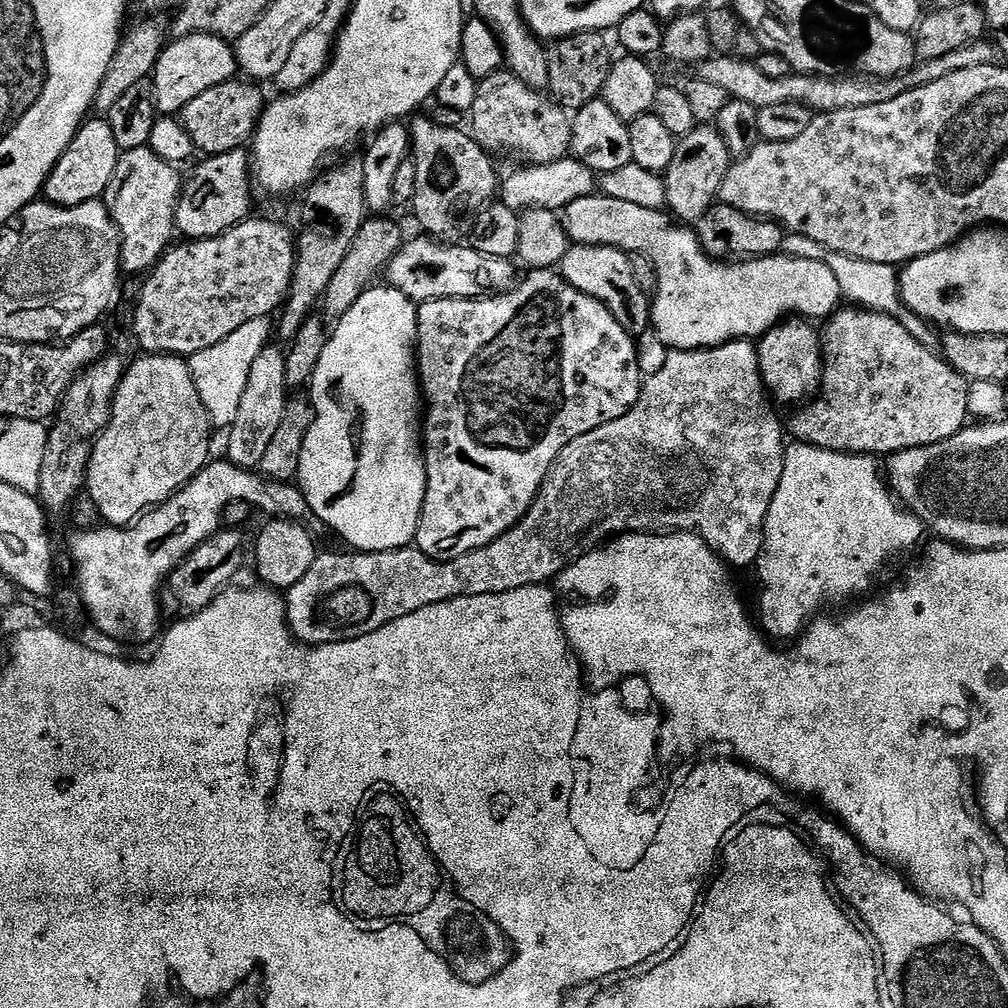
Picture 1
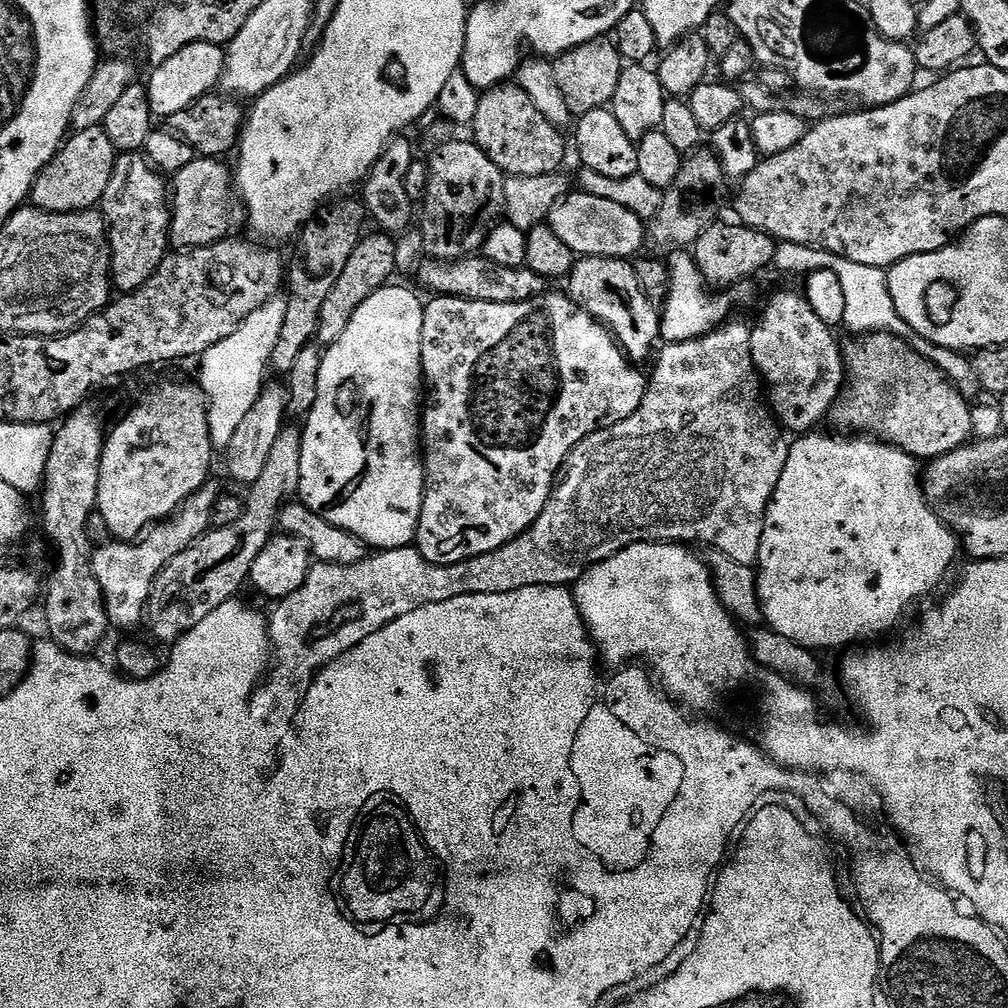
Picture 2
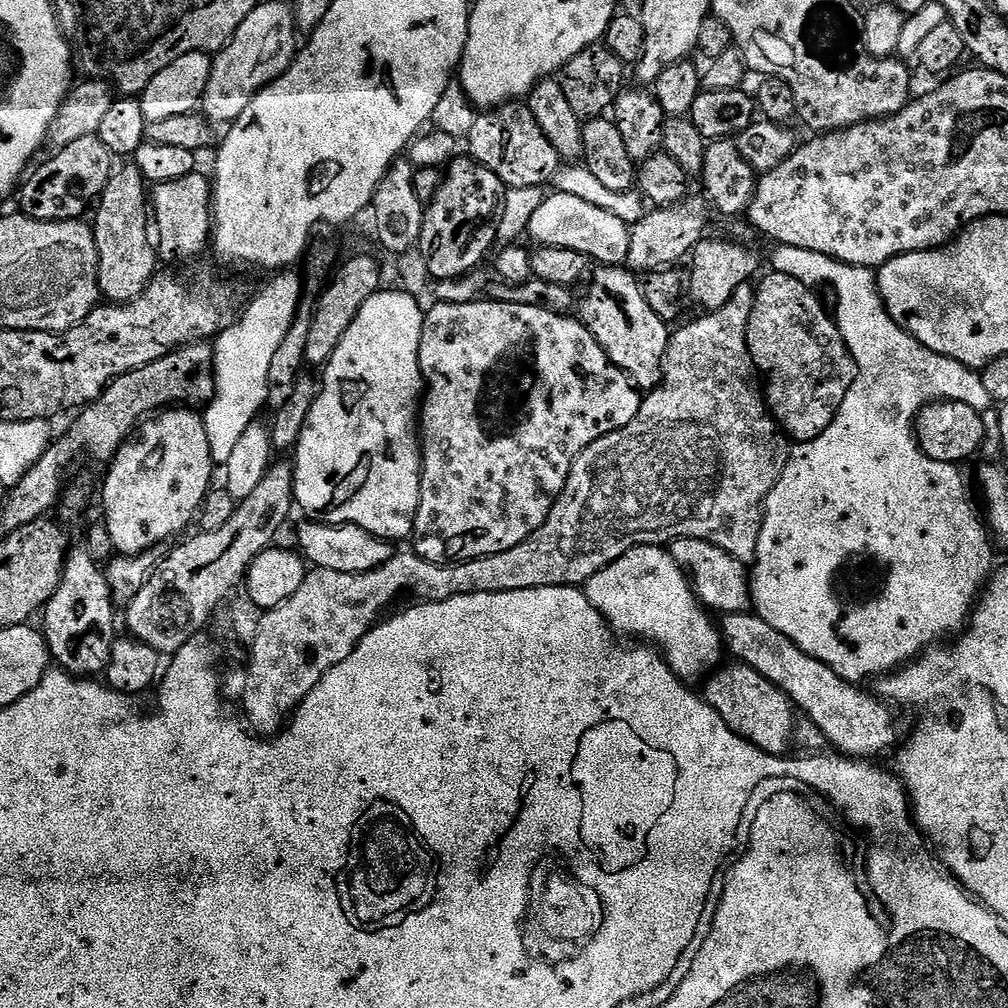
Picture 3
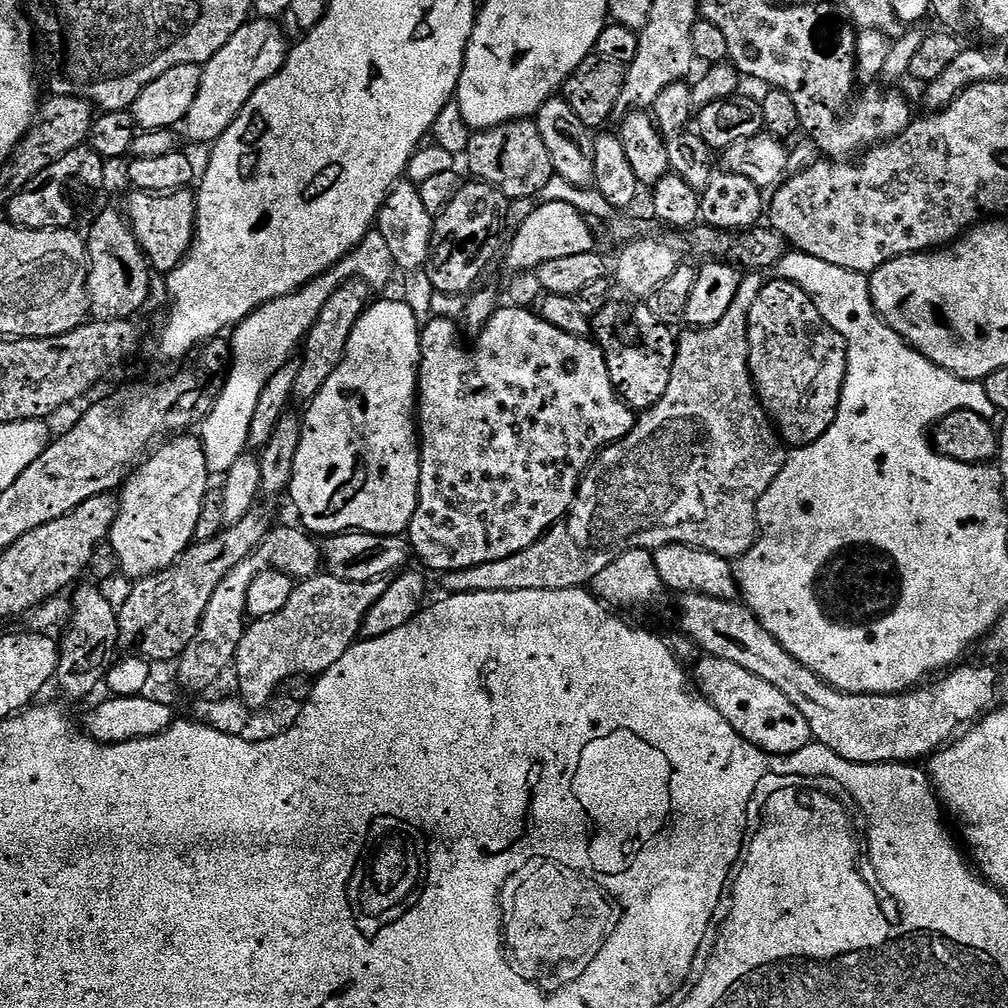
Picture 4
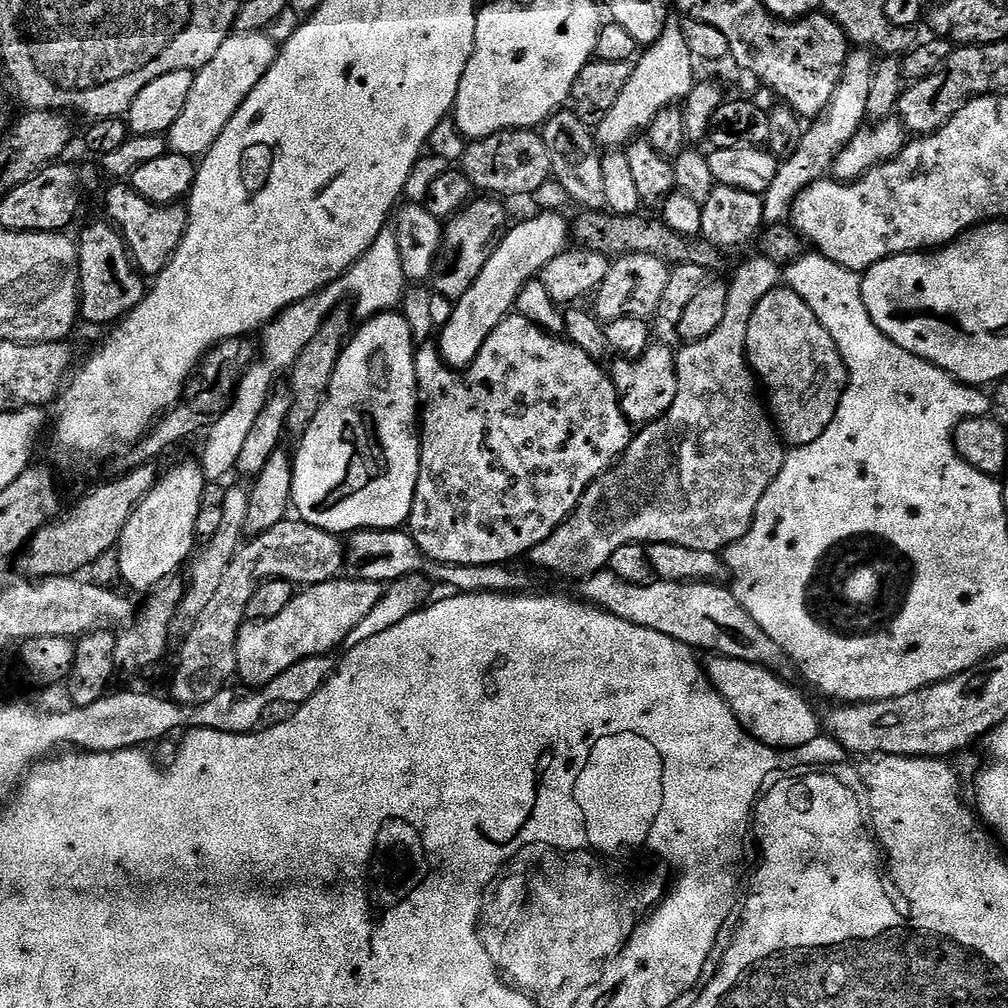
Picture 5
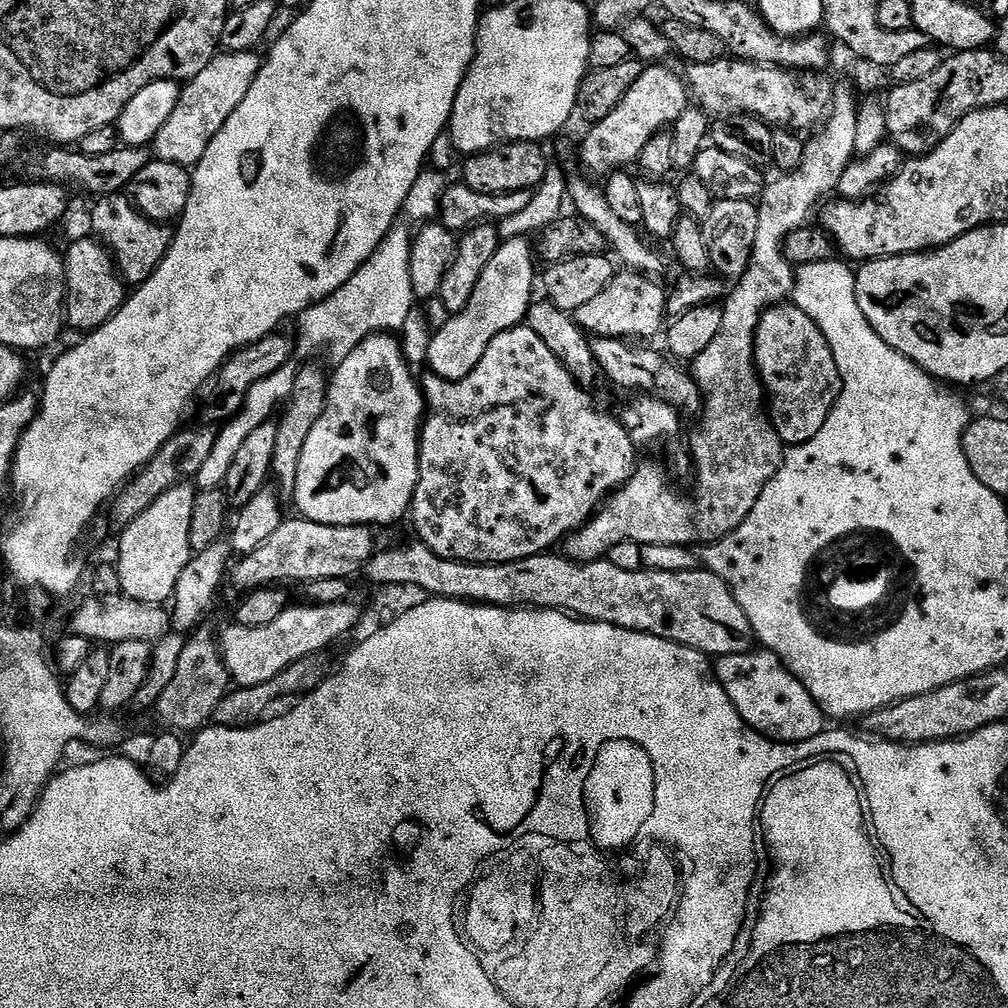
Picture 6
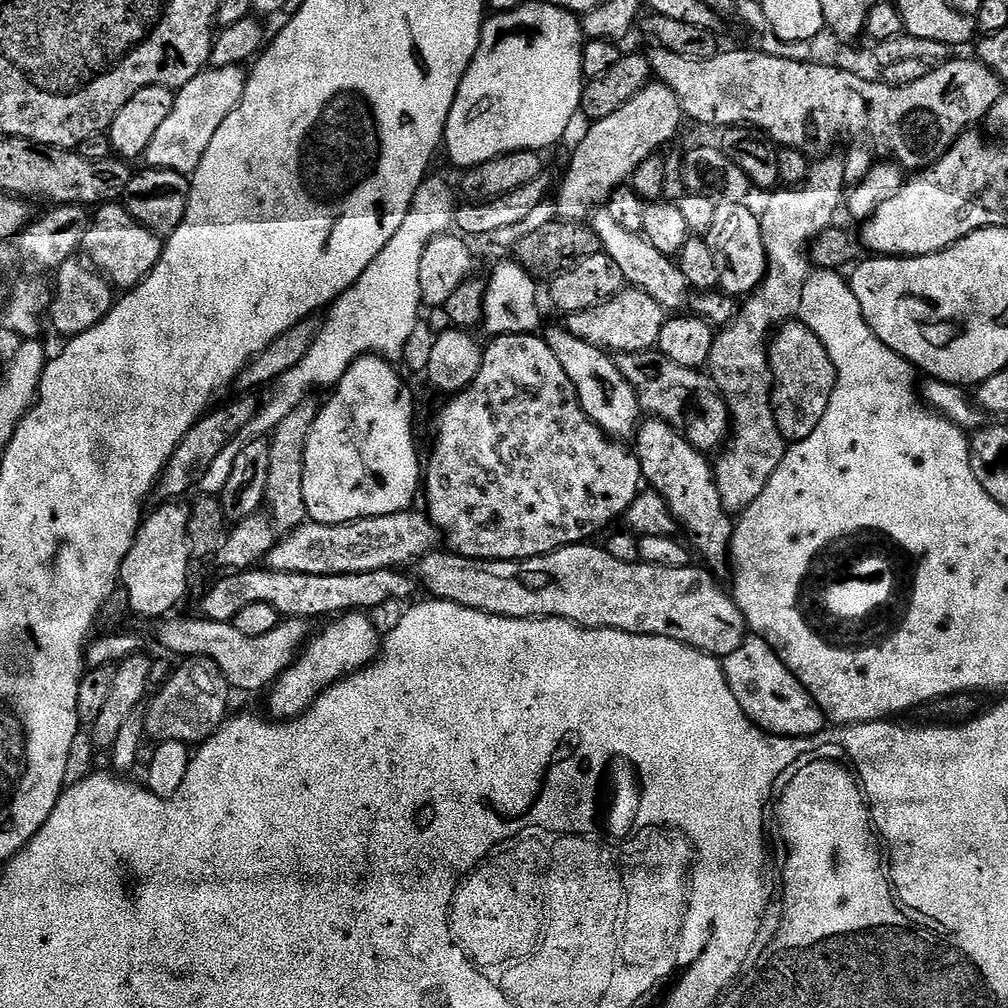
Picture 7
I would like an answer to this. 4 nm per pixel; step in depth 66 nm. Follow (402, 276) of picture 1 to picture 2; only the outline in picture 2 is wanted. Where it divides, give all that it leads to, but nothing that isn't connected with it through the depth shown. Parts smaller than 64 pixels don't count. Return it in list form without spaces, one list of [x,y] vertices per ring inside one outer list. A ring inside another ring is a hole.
[[[483,254],[465,256],[462,260],[433,260],[425,259],[414,273],[415,279],[420,279],[420,284],[426,291],[432,292],[437,297],[456,296],[460,300],[477,300],[478,302],[490,302],[491,304],[517,304],[526,302],[532,296],[541,295],[545,291],[546,281],[543,276],[534,274],[534,270],[528,267],[511,268],[510,266],[498,266],[490,262]]]

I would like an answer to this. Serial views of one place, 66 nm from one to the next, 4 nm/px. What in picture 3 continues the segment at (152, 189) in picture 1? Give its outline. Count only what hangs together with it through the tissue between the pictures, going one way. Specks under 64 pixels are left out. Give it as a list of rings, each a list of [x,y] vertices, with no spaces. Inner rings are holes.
[[[128,162],[125,168],[117,167],[109,178],[105,190],[99,196],[94,219],[94,242],[98,246],[98,286],[101,297],[114,304],[128,304],[146,290],[146,286],[157,275],[158,257],[156,245],[150,235],[150,192],[146,181],[135,163]]]

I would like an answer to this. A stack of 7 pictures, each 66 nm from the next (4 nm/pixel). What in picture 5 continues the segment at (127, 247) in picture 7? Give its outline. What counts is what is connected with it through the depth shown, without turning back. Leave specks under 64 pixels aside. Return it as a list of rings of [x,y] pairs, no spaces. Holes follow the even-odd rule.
[[[116,182],[104,196],[104,208],[120,237],[128,243],[128,253],[145,277],[155,278],[174,258],[188,229],[188,209],[175,204],[151,204],[132,188],[131,183]]]

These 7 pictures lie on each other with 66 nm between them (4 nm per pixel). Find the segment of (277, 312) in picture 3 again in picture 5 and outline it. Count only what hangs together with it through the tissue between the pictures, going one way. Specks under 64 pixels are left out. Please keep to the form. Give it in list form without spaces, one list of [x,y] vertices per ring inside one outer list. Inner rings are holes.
[[[384,227],[382,234],[374,238],[370,250],[362,254],[362,258],[354,267],[348,269],[345,276],[340,276],[333,284],[328,284],[322,291],[316,292],[310,298],[290,306],[285,312],[281,312],[275,320],[269,321],[263,329],[264,357],[253,362],[240,385],[236,387],[236,396],[232,405],[207,429],[208,441],[204,444],[204,460],[202,467],[205,477],[212,482],[220,482],[224,475],[235,469],[238,462],[238,453],[242,445],[246,443],[246,437],[250,434],[254,422],[268,407],[268,397],[277,383],[276,375],[279,372],[287,373],[294,366],[298,354],[306,350],[306,346],[318,334],[318,330],[324,325],[324,319],[331,314],[333,308],[341,307],[347,296],[356,296],[354,312],[357,317],[371,318],[378,312],[391,312],[401,307],[406,281],[402,270],[402,254],[398,250],[398,238],[391,227]]]

